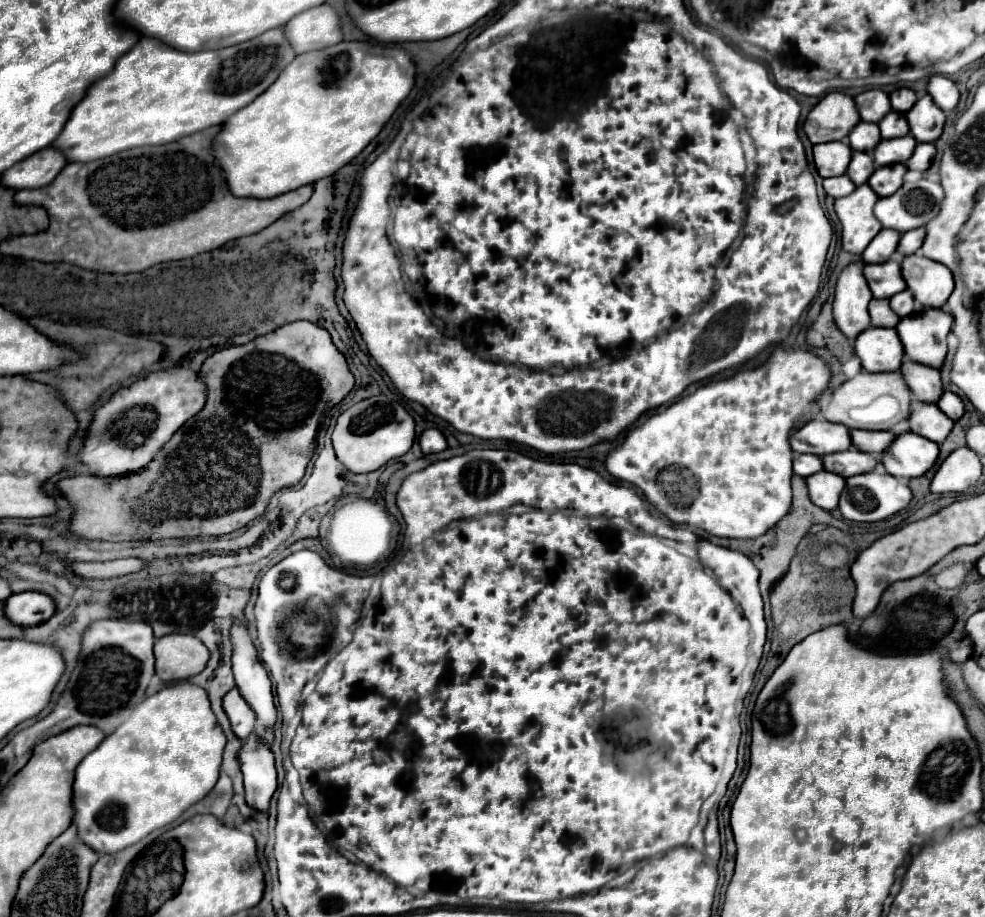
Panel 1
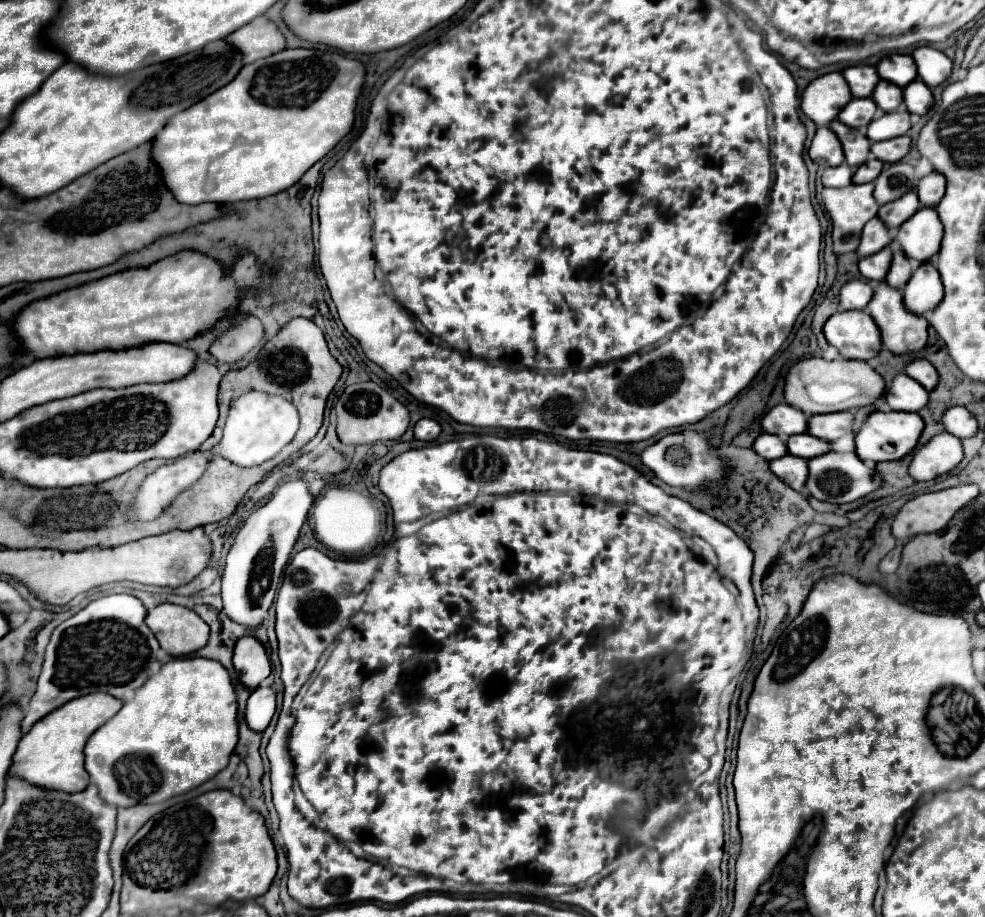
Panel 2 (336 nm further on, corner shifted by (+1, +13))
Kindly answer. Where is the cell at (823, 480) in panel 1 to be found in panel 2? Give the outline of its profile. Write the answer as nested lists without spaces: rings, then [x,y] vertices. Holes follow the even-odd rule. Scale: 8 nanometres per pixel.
[[[787,454],[787,456],[781,456],[777,460],[771,460],[769,468],[789,488],[805,494],[805,478],[807,478],[809,470],[807,470],[807,462],[803,458]]]

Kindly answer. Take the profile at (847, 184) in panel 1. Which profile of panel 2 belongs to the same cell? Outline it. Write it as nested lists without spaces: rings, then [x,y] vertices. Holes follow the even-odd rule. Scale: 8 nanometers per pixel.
[[[843,162],[841,166],[827,168],[821,180],[823,180],[823,186],[829,186],[829,188],[845,188],[847,184],[851,184],[851,176],[853,176],[853,168],[849,168]]]

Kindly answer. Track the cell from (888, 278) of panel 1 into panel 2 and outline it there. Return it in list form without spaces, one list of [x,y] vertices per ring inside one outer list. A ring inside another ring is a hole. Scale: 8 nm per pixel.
[[[883,248],[881,252],[875,252],[875,254],[869,256],[869,258],[867,258],[867,256],[861,258],[861,260],[859,260],[859,270],[861,270],[861,274],[863,274],[867,280],[875,280],[875,282],[883,280],[883,278],[887,276],[887,272],[889,272],[891,256],[893,256],[891,248]]]

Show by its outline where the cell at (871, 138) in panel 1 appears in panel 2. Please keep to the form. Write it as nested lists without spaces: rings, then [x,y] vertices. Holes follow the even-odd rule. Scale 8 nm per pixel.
[[[853,98],[845,108],[839,112],[839,120],[849,128],[865,128],[877,112],[877,104],[871,98]]]

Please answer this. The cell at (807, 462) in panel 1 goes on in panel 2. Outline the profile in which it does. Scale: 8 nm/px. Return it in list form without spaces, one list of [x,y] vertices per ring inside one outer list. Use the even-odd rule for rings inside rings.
[[[759,434],[757,440],[751,446],[759,456],[763,456],[765,460],[775,460],[787,454],[787,446],[779,436],[773,434]]]

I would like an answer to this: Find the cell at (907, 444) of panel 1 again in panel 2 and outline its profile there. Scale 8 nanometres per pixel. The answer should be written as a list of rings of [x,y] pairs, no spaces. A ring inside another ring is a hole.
[[[871,412],[861,424],[861,428],[855,432],[857,456],[861,460],[871,460],[871,462],[899,460],[915,448],[921,436],[921,428],[923,420],[919,414],[913,412]]]

